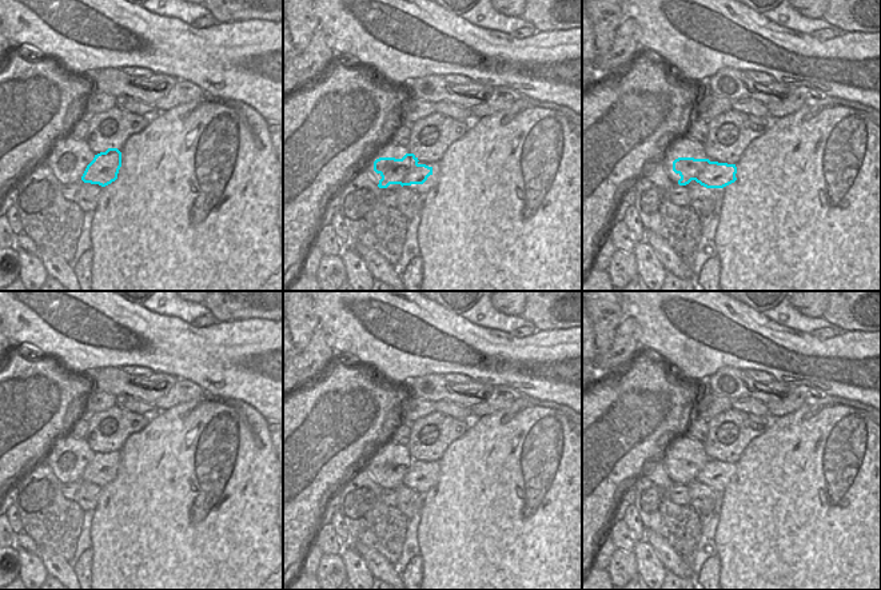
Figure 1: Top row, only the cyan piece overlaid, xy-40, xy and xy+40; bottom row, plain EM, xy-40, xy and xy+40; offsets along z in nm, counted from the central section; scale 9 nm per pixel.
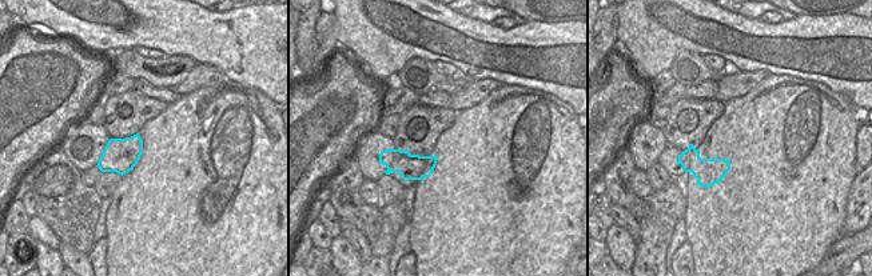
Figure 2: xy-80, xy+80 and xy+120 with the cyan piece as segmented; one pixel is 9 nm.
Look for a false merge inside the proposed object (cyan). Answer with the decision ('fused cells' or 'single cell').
single cell

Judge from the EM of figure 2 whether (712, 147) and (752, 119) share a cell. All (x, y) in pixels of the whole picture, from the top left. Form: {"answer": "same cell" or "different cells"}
{"answer": "same cell"}

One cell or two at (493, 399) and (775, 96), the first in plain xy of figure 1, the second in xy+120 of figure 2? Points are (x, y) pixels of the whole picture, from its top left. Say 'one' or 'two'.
one

